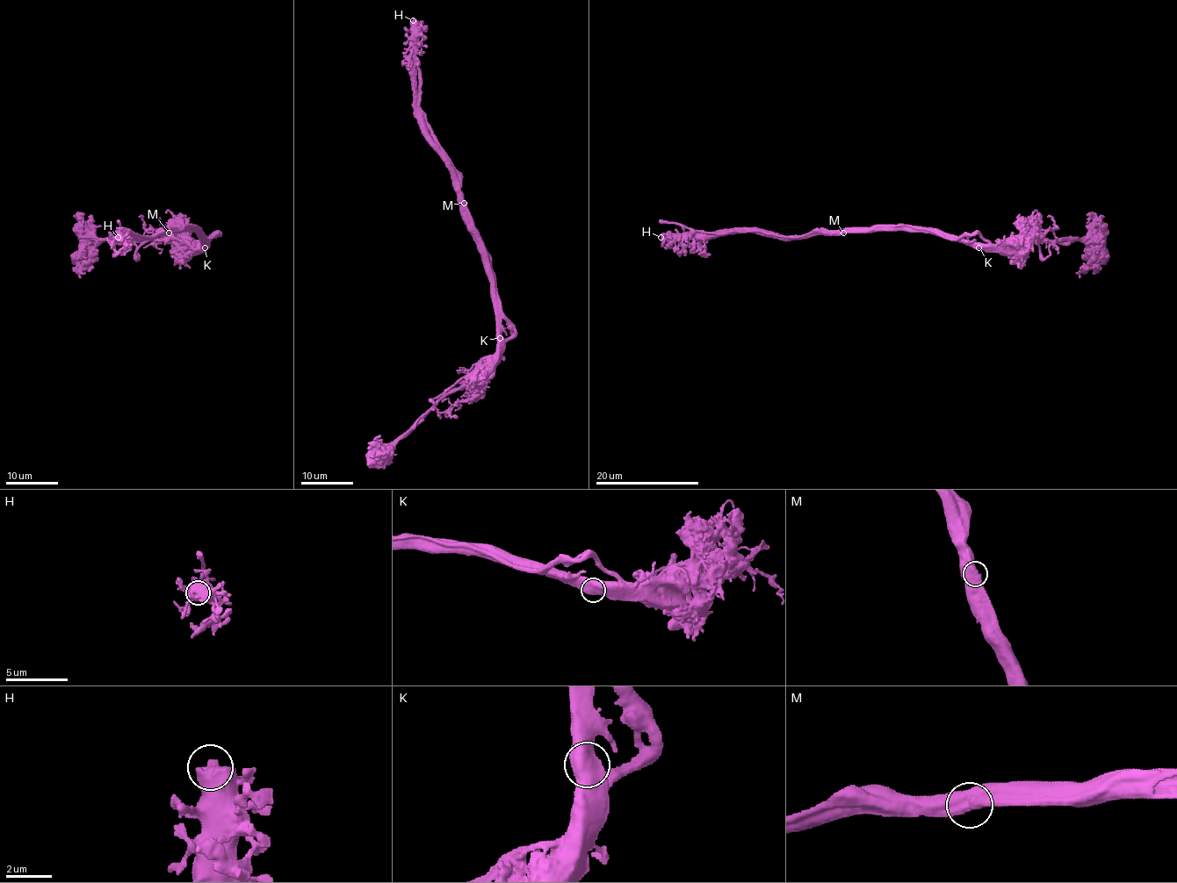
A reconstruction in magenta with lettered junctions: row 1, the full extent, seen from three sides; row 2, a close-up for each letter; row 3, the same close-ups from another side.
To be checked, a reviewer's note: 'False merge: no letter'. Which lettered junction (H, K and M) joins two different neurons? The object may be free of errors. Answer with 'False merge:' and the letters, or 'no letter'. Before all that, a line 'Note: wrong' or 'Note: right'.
Note: wrong
False merge: M

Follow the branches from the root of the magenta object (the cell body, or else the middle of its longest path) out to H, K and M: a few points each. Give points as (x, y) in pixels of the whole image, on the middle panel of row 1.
H: (489, 265), (484, 245), (459, 189), (459, 172), (444, 154), (419, 106), (419, 67), (415, 63), (413, 20)
K: (489, 265), (491, 297), (500, 338)
M: (489, 265), (479, 232), (472, 225), (464, 203)

